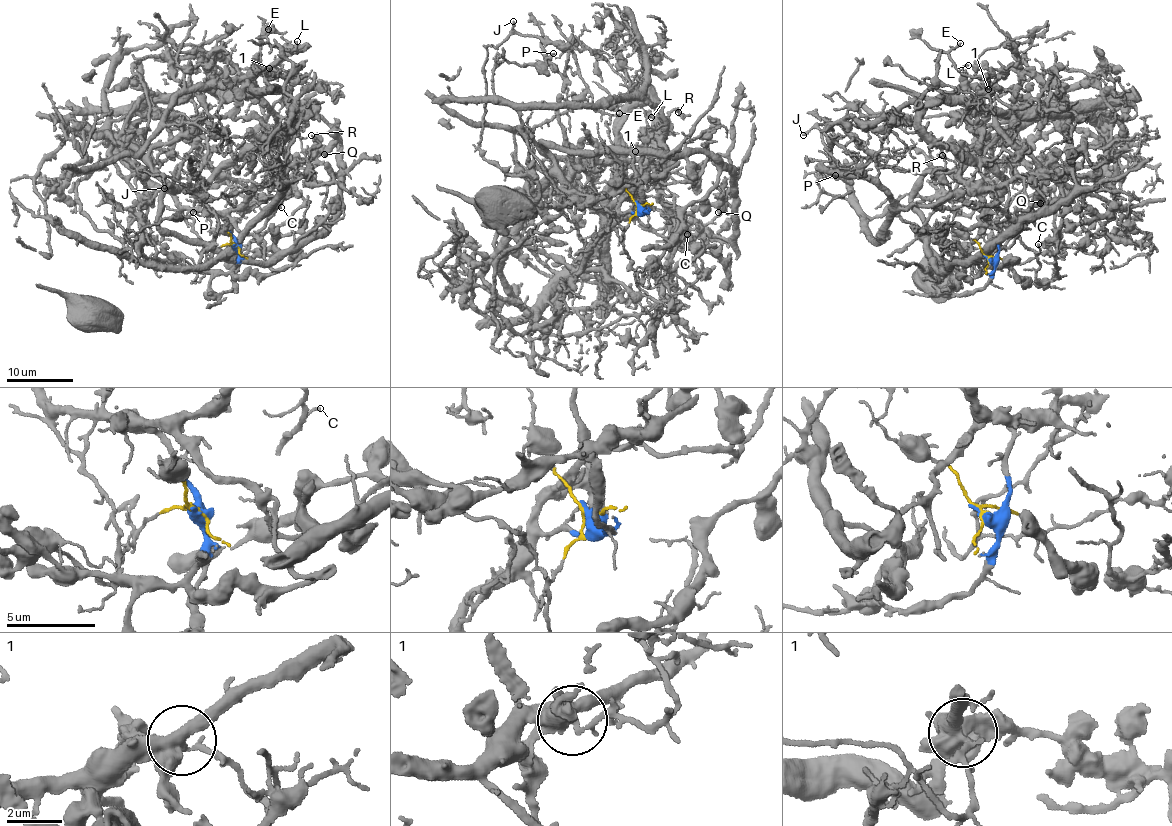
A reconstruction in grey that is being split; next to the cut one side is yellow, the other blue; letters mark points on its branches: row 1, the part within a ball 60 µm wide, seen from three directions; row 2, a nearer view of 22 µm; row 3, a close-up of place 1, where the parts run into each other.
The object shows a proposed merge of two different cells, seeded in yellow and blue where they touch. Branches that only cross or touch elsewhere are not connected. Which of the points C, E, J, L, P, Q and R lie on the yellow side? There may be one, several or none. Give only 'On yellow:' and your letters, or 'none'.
On yellow: C, E, L, P, R

